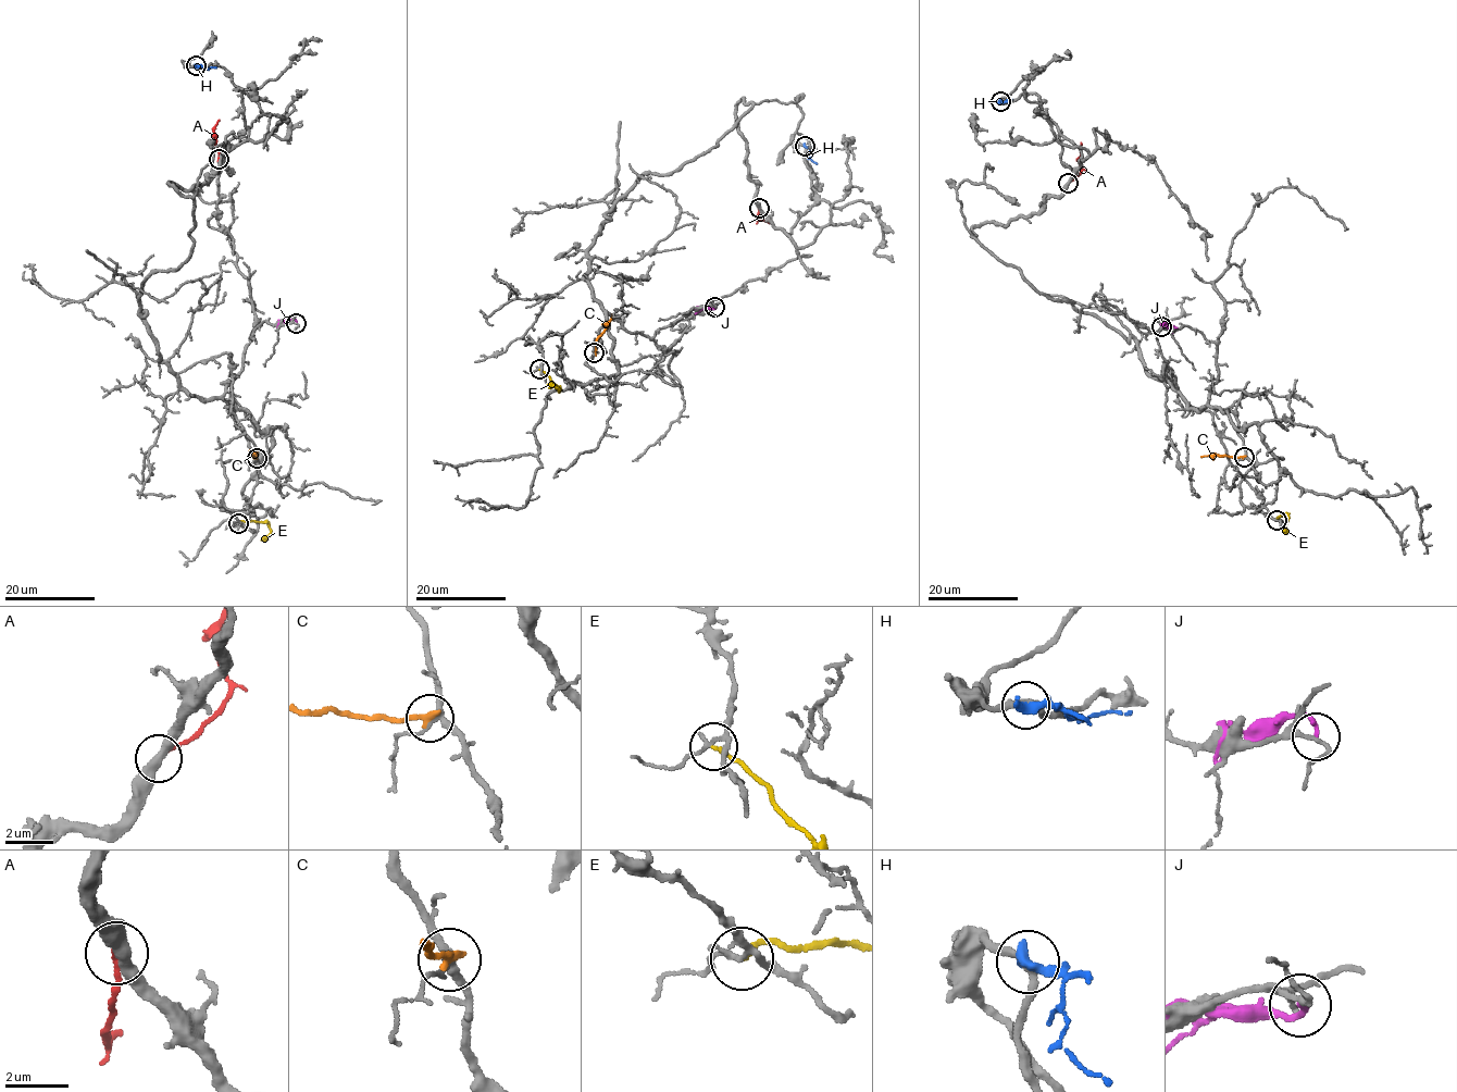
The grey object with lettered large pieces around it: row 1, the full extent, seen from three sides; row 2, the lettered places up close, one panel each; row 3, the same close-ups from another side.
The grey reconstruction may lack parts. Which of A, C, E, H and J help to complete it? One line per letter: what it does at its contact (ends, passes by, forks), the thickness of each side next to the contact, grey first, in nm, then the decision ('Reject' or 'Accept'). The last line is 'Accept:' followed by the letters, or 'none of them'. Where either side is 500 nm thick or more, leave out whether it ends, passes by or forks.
A: It ends there. Thickness 400 nm (grey) against 220 nm. Reject
C: It ends there. Thickness 200 nm (grey) against 280 nm. Reject
E: It ends there. Thickness 160 nm (grey) against 150 nm. Reject
H: It ends there. Thickness 220 nm (grey) against 440 nm. Reject
J: It ends there. Thickness 130 nm (grey) against 200 nm. Reject
Accept: none of them

